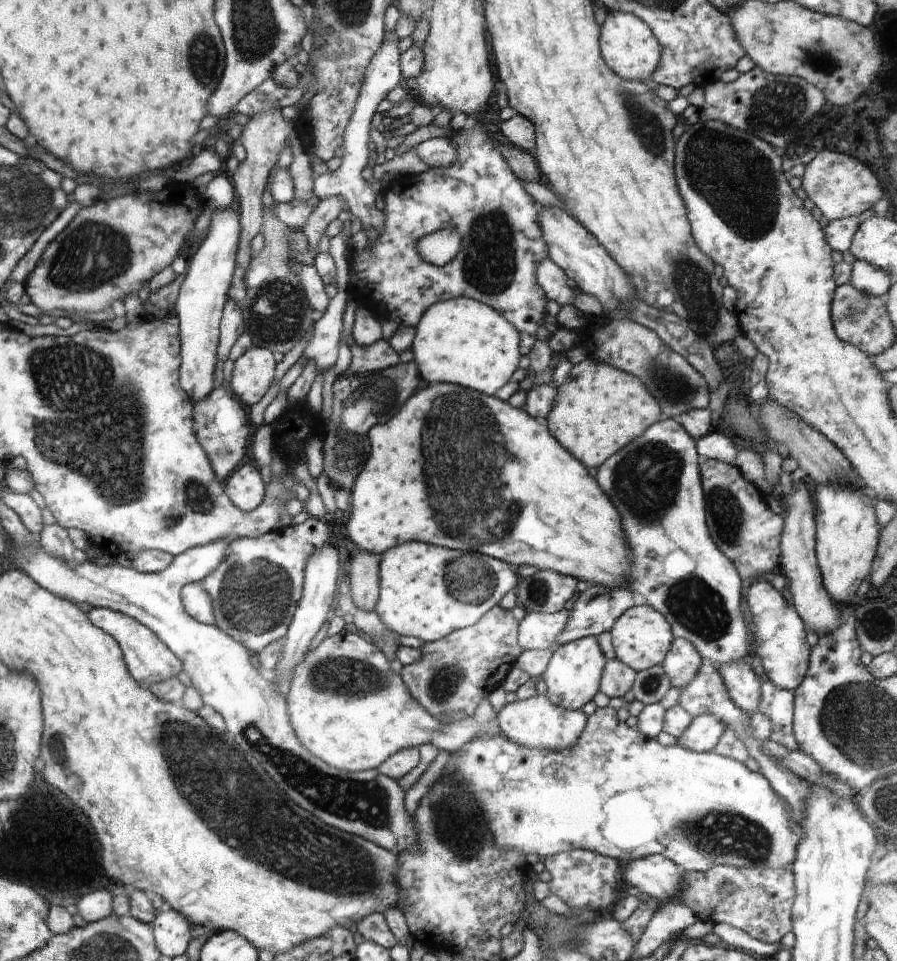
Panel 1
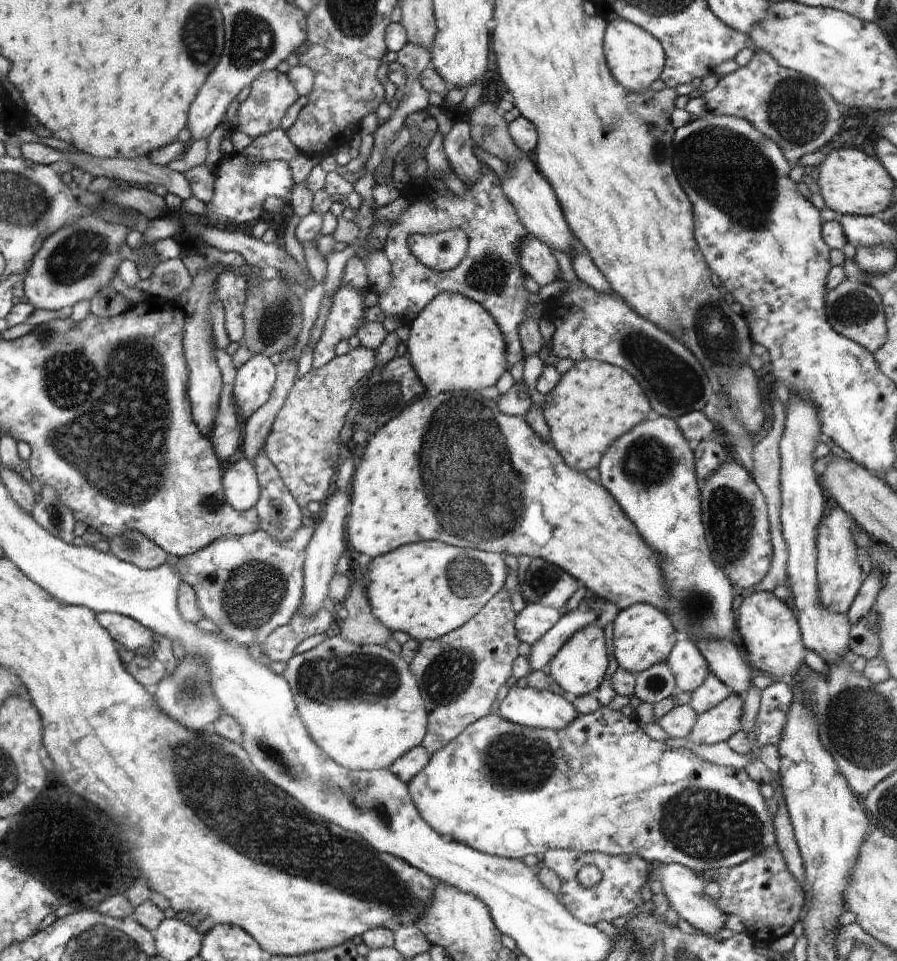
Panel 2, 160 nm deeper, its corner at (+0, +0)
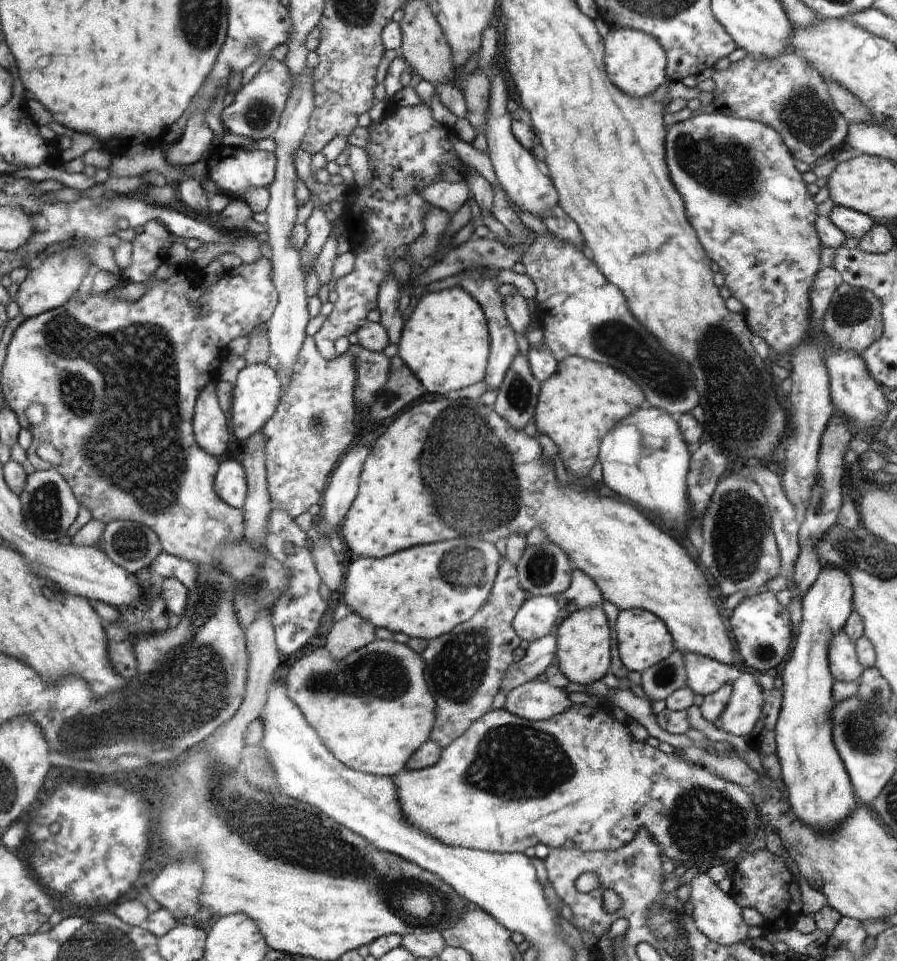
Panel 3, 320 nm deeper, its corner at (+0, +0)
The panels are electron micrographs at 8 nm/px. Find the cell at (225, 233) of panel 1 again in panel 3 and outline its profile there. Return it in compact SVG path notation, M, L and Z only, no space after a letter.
M210 382L197 398L193 422L194 430L198 430L198 443L216 458L220 458L226 452L230 438L228 424L222 411L216 382Z

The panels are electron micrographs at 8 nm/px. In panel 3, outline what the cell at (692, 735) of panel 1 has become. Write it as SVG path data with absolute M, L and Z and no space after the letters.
M749 671L742 672L732 688L718 728L750 739L765 705L765 693Z

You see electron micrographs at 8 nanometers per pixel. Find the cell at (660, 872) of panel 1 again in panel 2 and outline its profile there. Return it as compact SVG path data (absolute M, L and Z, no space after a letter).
M662 863L652 866L650 879L662 882L662 893L668 898L669 906L679 914L679 918L684 918L696 931L712 937L714 934L718 936L720 930L725 928L725 922L729 916L718 908L715 900L704 893L704 887L708 883L704 874L695 873L693 870L676 863L667 865Z

